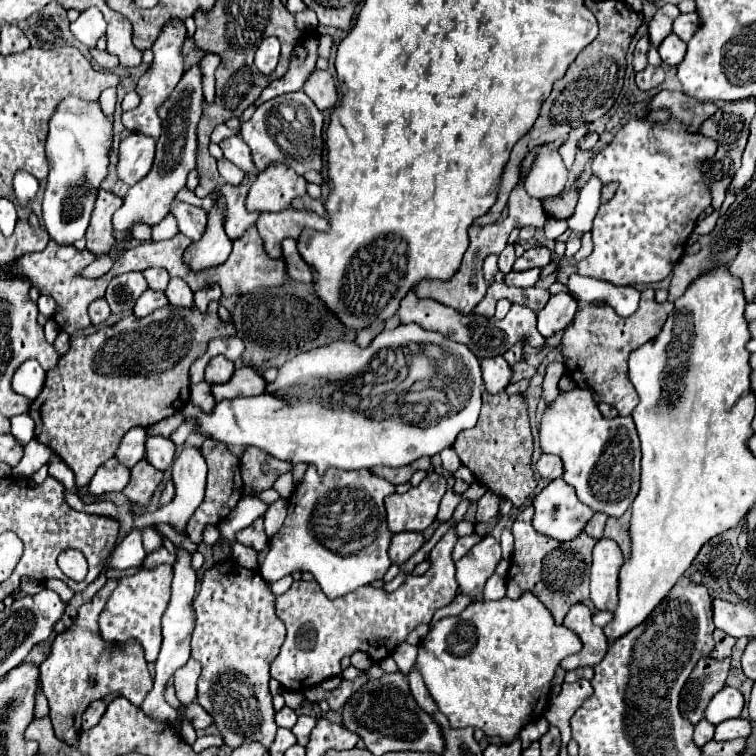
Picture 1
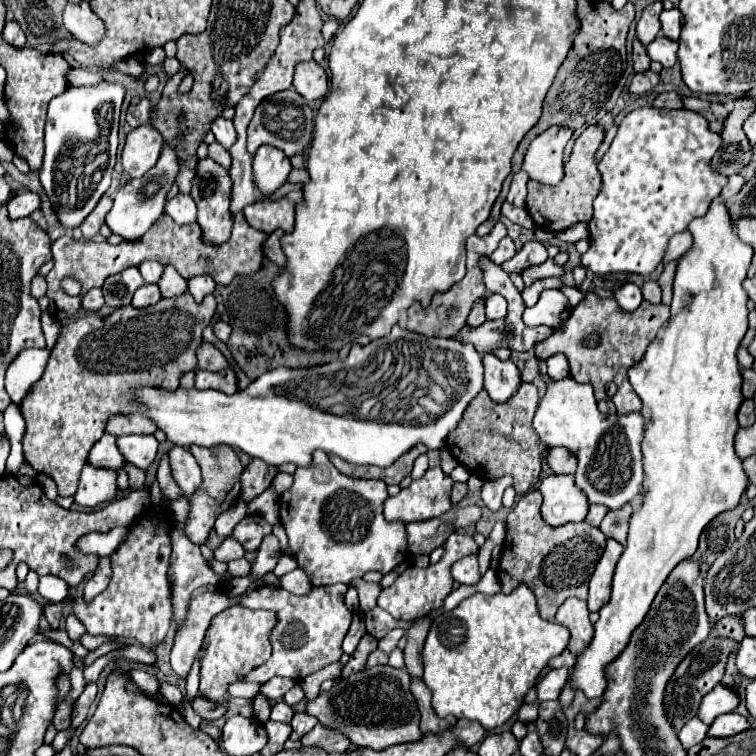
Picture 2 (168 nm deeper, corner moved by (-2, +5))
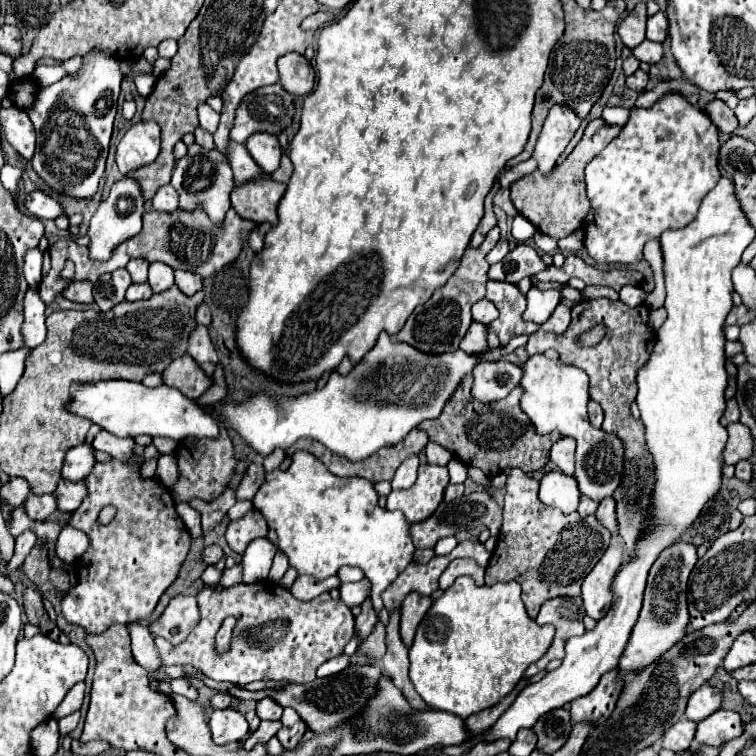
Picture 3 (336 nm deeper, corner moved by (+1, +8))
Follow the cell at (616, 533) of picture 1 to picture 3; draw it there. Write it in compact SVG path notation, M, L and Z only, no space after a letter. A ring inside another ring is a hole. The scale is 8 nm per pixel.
M606 497L604 501L600 501L598 509L596 509L596 517L598 521L612 533L618 533L618 523L616 523L616 503L612 497Z

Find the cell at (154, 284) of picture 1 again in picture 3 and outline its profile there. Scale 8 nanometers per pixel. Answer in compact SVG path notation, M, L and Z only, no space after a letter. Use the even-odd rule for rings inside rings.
M132 259L128 265L126 265L126 269L128 269L128 273L130 273L130 277L132 277L132 281L134 283L144 283L146 281L146 277L148 277L148 261L144 261L144 259Z

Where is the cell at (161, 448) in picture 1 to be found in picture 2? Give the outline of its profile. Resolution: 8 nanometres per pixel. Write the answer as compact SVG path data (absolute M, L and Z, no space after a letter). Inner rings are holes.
M137 434L121 436L117 440L117 446L119 446L121 454L125 456L125 460L139 468L149 468L159 452L159 440L153 434L149 434L149 436L137 436Z

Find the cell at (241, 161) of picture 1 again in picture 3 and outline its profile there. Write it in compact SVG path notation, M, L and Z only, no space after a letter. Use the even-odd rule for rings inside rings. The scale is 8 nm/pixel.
M200 105L200 107L198 107L198 121L200 121L200 127L206 129L208 133L214 133L214 131L216 131L218 119L220 119L220 115L218 115L210 105Z

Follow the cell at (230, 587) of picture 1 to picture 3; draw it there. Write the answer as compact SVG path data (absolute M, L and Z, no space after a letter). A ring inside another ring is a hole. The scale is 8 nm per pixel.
M228 617L228 619L222 623L222 627L220 627L218 635L216 635L216 651L218 651L218 653L224 653L224 651L228 649L230 639L232 639L232 629L234 629L234 625L236 625L236 619L234 619L234 617Z

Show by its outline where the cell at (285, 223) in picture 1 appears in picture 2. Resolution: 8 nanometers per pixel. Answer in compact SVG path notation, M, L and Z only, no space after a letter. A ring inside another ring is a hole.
M301 191L290 192L283 200L257 200L255 204L243 210L247 222L255 228L265 232L267 236L283 228L285 232L293 232L295 226L295 203L303 201Z

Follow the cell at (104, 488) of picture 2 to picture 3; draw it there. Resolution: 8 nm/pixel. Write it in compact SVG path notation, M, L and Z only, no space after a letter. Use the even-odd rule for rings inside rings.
M60 481L58 487L56 487L54 497L56 497L56 503L58 503L60 511L72 513L72 511L78 509L82 499L86 497L86 485L84 485L84 481L78 481L78 483Z

